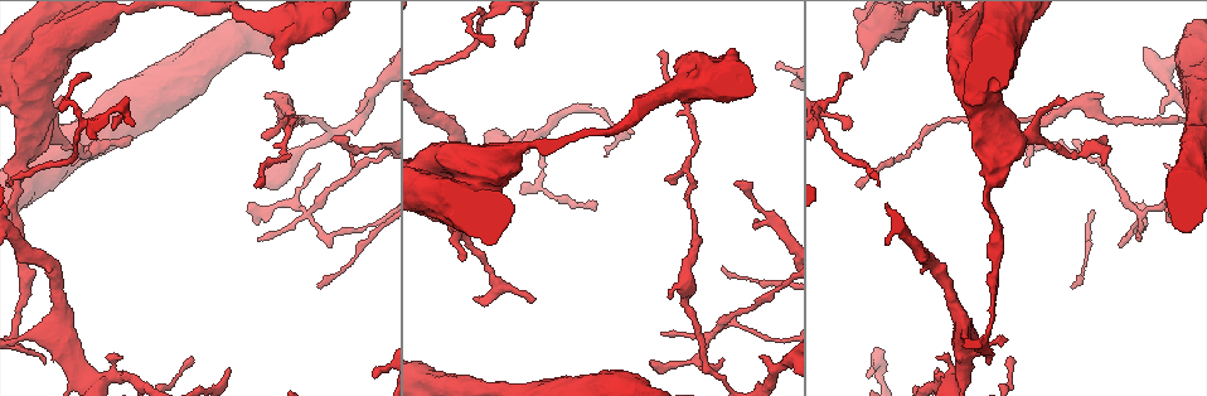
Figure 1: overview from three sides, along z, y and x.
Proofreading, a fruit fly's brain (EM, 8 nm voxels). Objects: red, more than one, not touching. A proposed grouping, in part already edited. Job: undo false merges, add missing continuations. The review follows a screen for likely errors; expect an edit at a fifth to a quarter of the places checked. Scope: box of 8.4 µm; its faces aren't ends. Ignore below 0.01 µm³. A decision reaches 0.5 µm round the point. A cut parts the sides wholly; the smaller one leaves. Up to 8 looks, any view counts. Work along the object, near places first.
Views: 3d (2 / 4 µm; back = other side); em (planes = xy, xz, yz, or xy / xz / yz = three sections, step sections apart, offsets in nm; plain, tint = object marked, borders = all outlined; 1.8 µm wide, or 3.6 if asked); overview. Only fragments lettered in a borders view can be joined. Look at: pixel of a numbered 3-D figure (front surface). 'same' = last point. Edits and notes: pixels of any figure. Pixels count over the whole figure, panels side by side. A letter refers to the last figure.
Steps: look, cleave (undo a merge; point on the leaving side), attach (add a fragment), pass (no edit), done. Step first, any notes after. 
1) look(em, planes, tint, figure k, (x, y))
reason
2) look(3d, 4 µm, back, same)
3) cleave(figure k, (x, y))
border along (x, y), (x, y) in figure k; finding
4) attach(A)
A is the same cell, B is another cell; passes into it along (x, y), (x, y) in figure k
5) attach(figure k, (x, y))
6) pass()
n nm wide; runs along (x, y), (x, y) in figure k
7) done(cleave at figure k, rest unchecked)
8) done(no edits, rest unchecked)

look(em, planes, borders, figure 1, (1140, 214))
abrupt turn

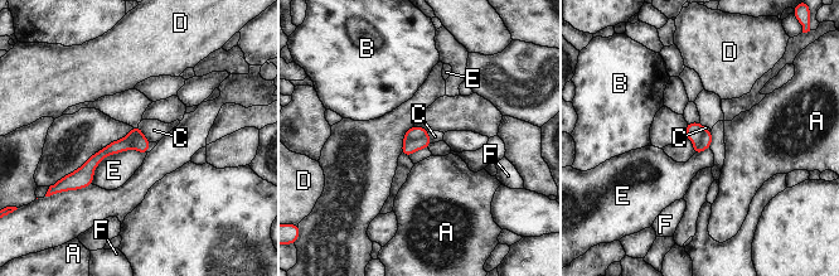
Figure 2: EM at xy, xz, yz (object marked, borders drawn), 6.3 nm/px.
cleave(figure 2, (415, 132))
A, B, C, D, E and F are other cells; two neurons meet here

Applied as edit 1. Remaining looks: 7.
look(overview)
see it whole again

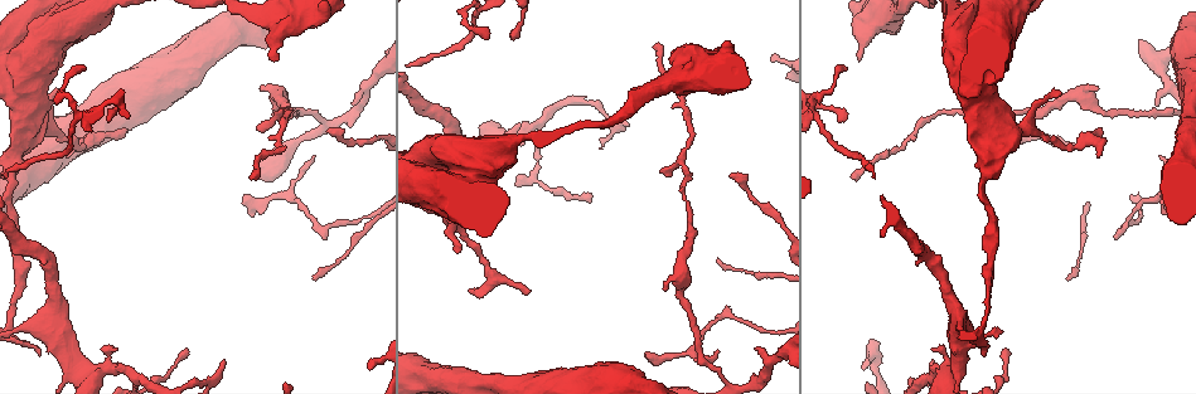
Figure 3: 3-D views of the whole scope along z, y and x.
look(3d, 4 µm, figure 3, (665, 289))
tapers out

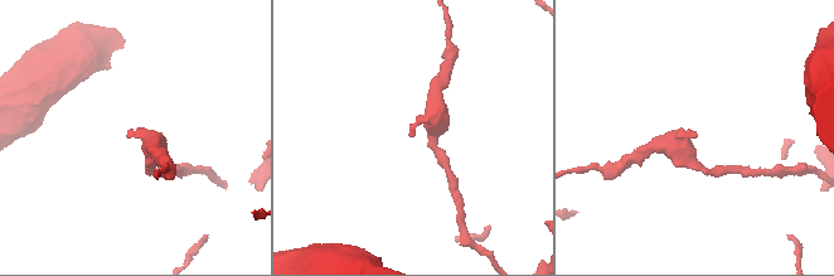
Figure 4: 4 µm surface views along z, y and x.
look(em, planes, borders, figure 4, (412, 136))

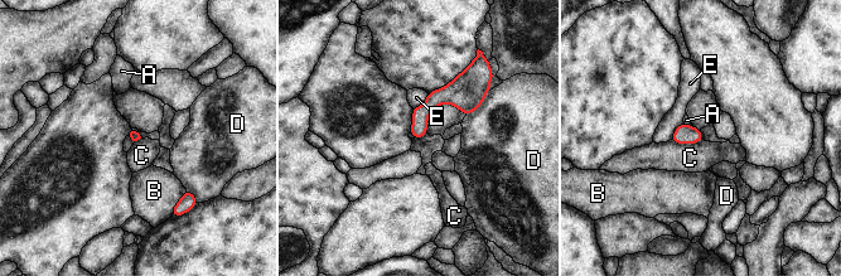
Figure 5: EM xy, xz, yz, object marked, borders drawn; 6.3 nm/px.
pass()
A, B, C, D and E are other cells; no lettered fragment goes on from it

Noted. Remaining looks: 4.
look(em, planes, borders, figure 3, (756, 347))
an open end

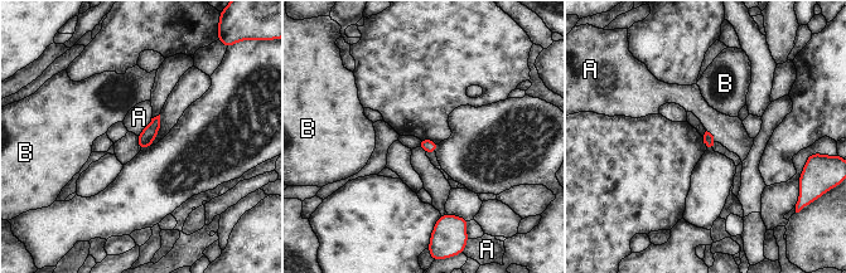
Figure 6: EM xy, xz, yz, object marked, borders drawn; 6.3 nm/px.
pass()
A and B are other cells; border along (151, 118), (138, 136) in figure 6; no lettered fragment goes on from it

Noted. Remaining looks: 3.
done(cleave at figure 2, rest unchecked)

